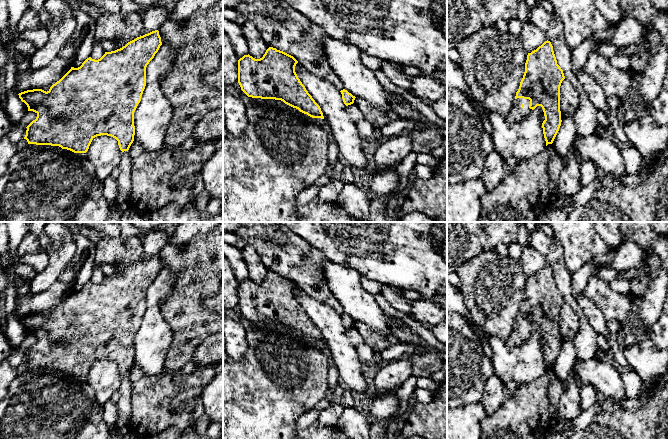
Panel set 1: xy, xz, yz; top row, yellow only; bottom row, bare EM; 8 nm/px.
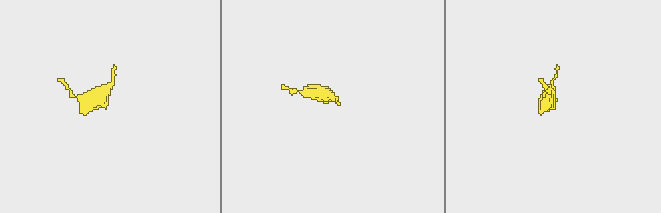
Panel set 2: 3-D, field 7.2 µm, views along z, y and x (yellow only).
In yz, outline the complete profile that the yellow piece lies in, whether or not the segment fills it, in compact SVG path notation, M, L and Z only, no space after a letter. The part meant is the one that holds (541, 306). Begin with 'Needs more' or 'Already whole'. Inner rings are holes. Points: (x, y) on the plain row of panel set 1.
Needs more. M550 265L528 277L525 296L515 324L505 343L518 347L537 330L541 330L545 344L542 347L546 370L552 368L561 350L560 310L565 303Z

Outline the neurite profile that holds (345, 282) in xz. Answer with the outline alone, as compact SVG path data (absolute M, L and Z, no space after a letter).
M332 262L326 263L323 270L327 285L343 306L345 314L372 329L388 329L389 318L378 306L374 295L363 288L359 271Z

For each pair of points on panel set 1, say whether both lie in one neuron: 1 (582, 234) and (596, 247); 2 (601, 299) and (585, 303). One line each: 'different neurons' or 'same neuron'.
1: same neuron
2: different neurons

